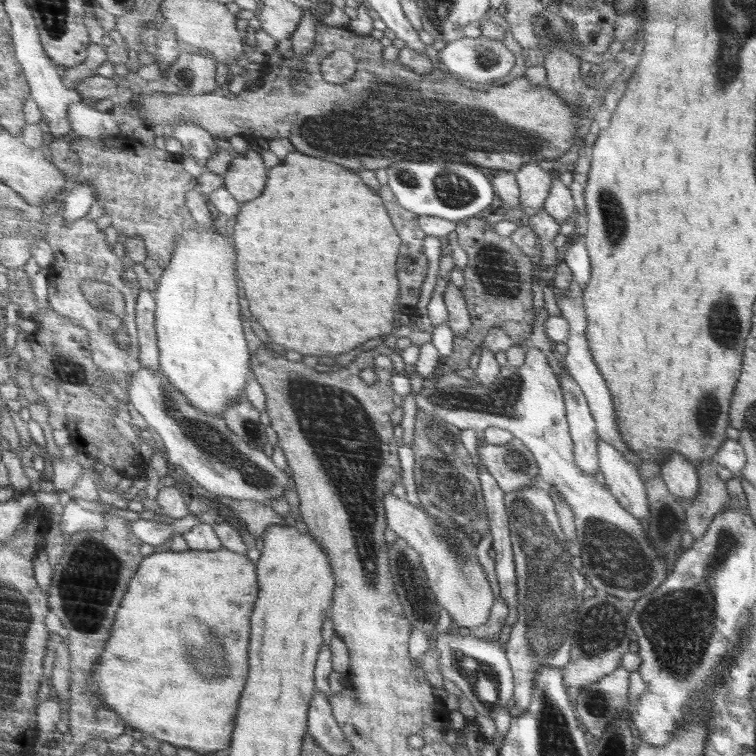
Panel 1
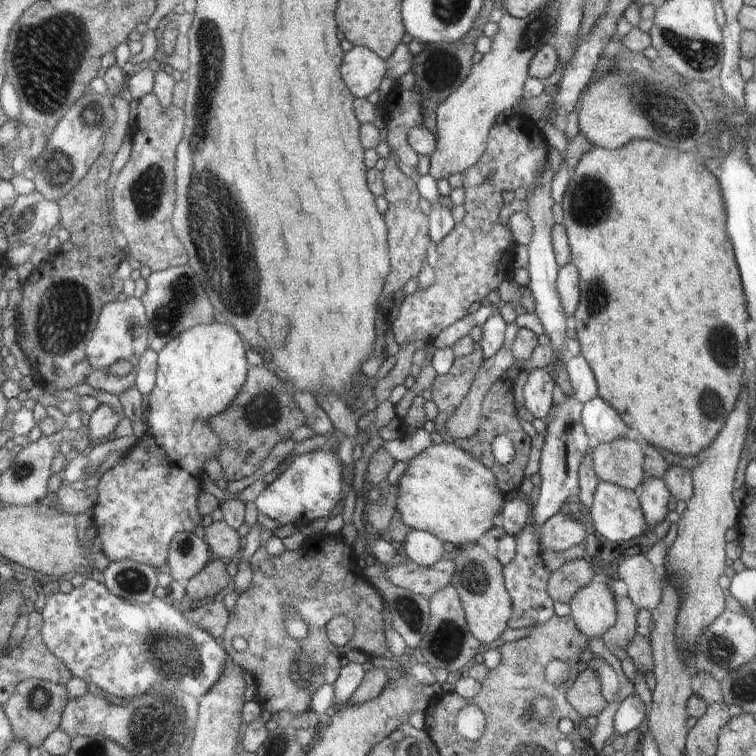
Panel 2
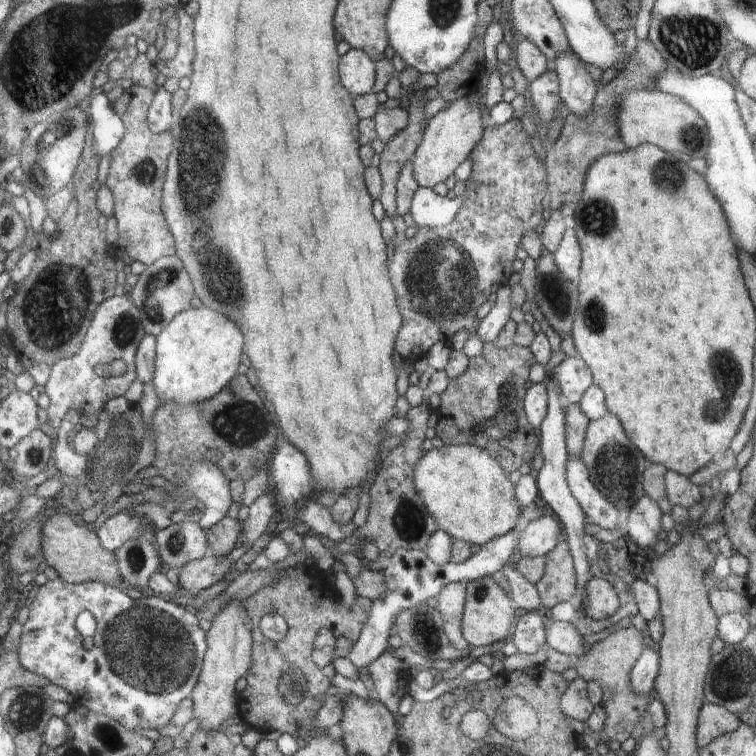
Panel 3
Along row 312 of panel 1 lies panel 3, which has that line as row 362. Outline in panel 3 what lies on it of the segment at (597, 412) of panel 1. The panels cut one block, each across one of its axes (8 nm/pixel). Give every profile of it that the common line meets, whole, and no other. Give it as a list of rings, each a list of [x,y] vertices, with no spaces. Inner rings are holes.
[[[577,355],[566,356],[552,372],[559,382],[562,394],[570,403],[580,403],[586,390],[593,384],[592,369]]]

